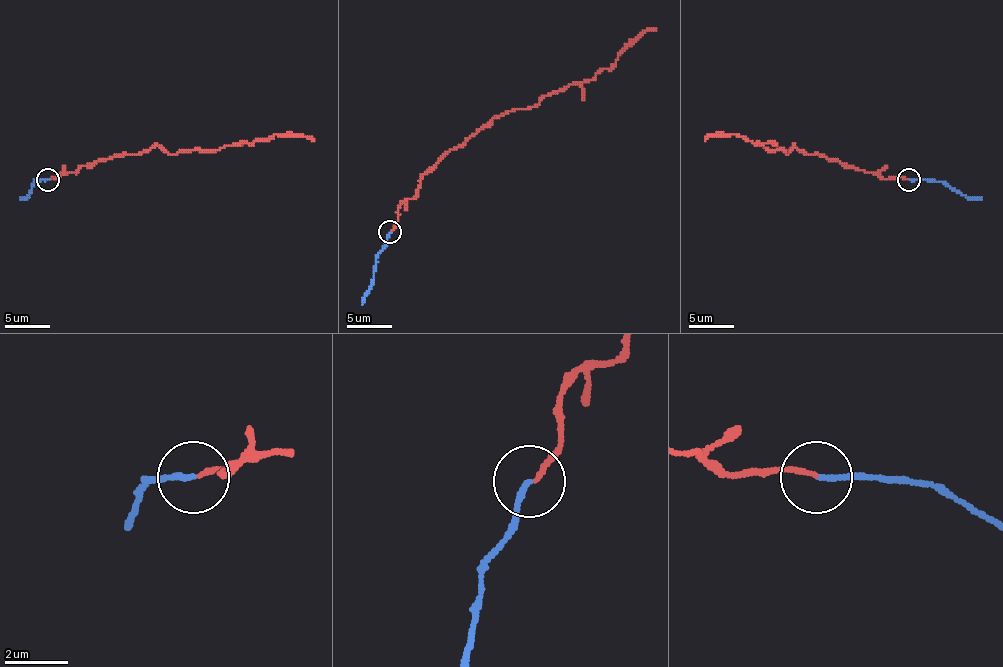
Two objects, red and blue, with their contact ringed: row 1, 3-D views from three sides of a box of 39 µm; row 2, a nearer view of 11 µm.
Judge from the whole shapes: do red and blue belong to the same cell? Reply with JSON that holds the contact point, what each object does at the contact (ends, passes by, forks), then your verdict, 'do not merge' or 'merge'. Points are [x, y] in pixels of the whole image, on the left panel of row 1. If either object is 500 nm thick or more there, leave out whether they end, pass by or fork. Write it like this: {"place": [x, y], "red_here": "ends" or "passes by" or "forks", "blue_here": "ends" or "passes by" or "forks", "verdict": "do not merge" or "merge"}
{"place": [47, 180], "red_here": "ends", "blue_here": "ends", "verdict": "do not merge"}

